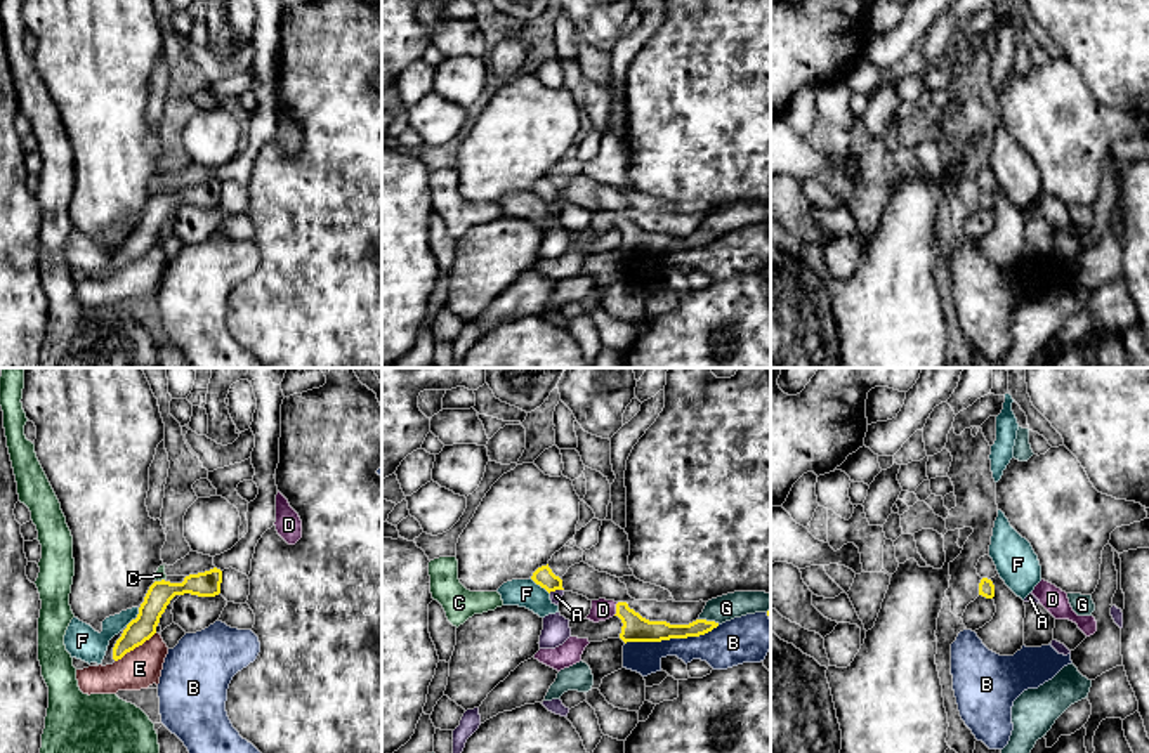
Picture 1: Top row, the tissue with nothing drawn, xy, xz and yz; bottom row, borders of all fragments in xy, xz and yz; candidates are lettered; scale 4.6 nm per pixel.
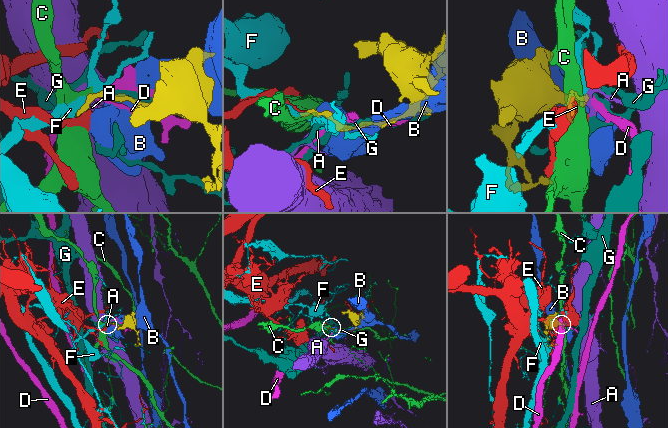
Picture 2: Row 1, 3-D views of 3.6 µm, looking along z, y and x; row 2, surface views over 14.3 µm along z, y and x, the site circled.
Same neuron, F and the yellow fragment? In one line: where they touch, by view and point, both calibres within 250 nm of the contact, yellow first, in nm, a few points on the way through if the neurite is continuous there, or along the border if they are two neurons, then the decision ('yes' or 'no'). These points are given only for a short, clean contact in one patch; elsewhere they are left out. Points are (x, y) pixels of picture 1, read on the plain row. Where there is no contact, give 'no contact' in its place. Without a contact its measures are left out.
xy (136, 229) | 120/150 nm | along xy (139, 219), (139, 224), (125, 240) | no

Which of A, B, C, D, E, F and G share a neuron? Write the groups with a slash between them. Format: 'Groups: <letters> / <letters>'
Groups: A / B / C / D / E / F / G

